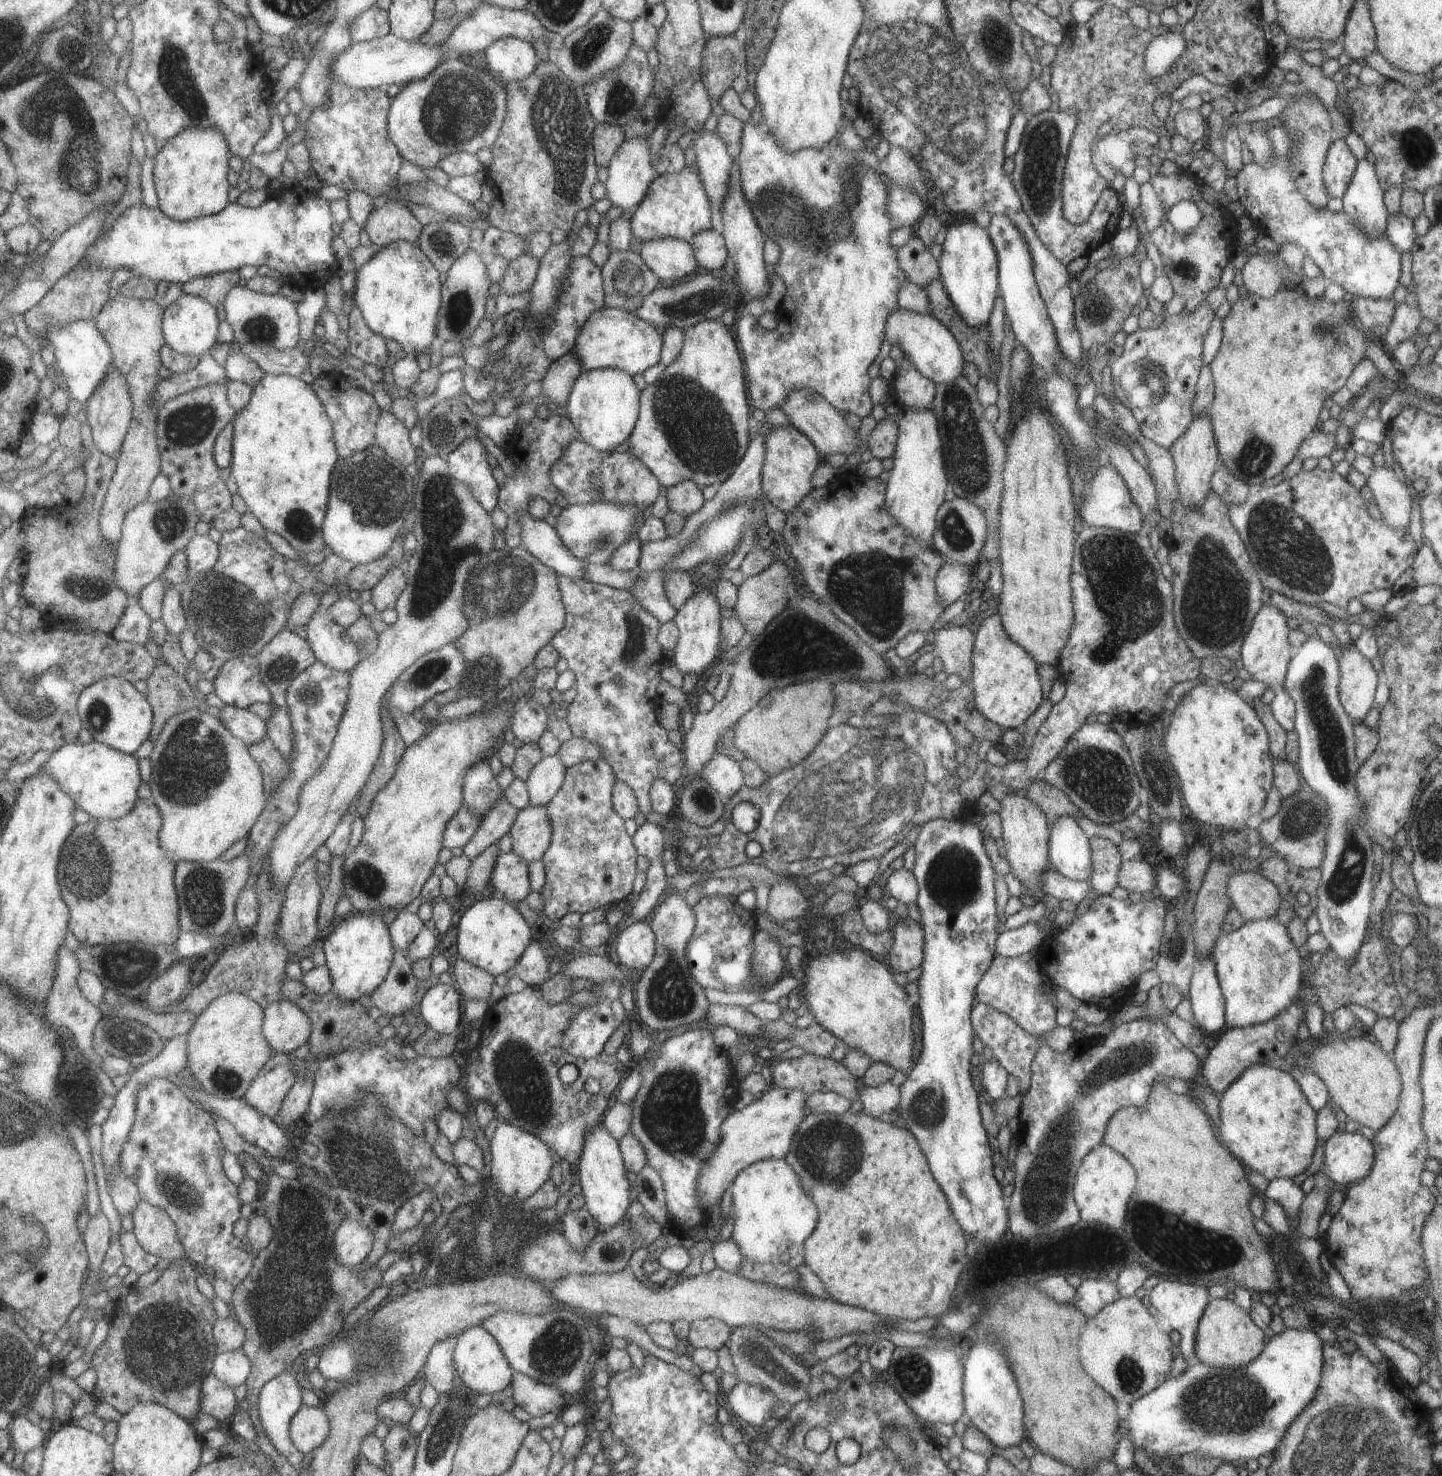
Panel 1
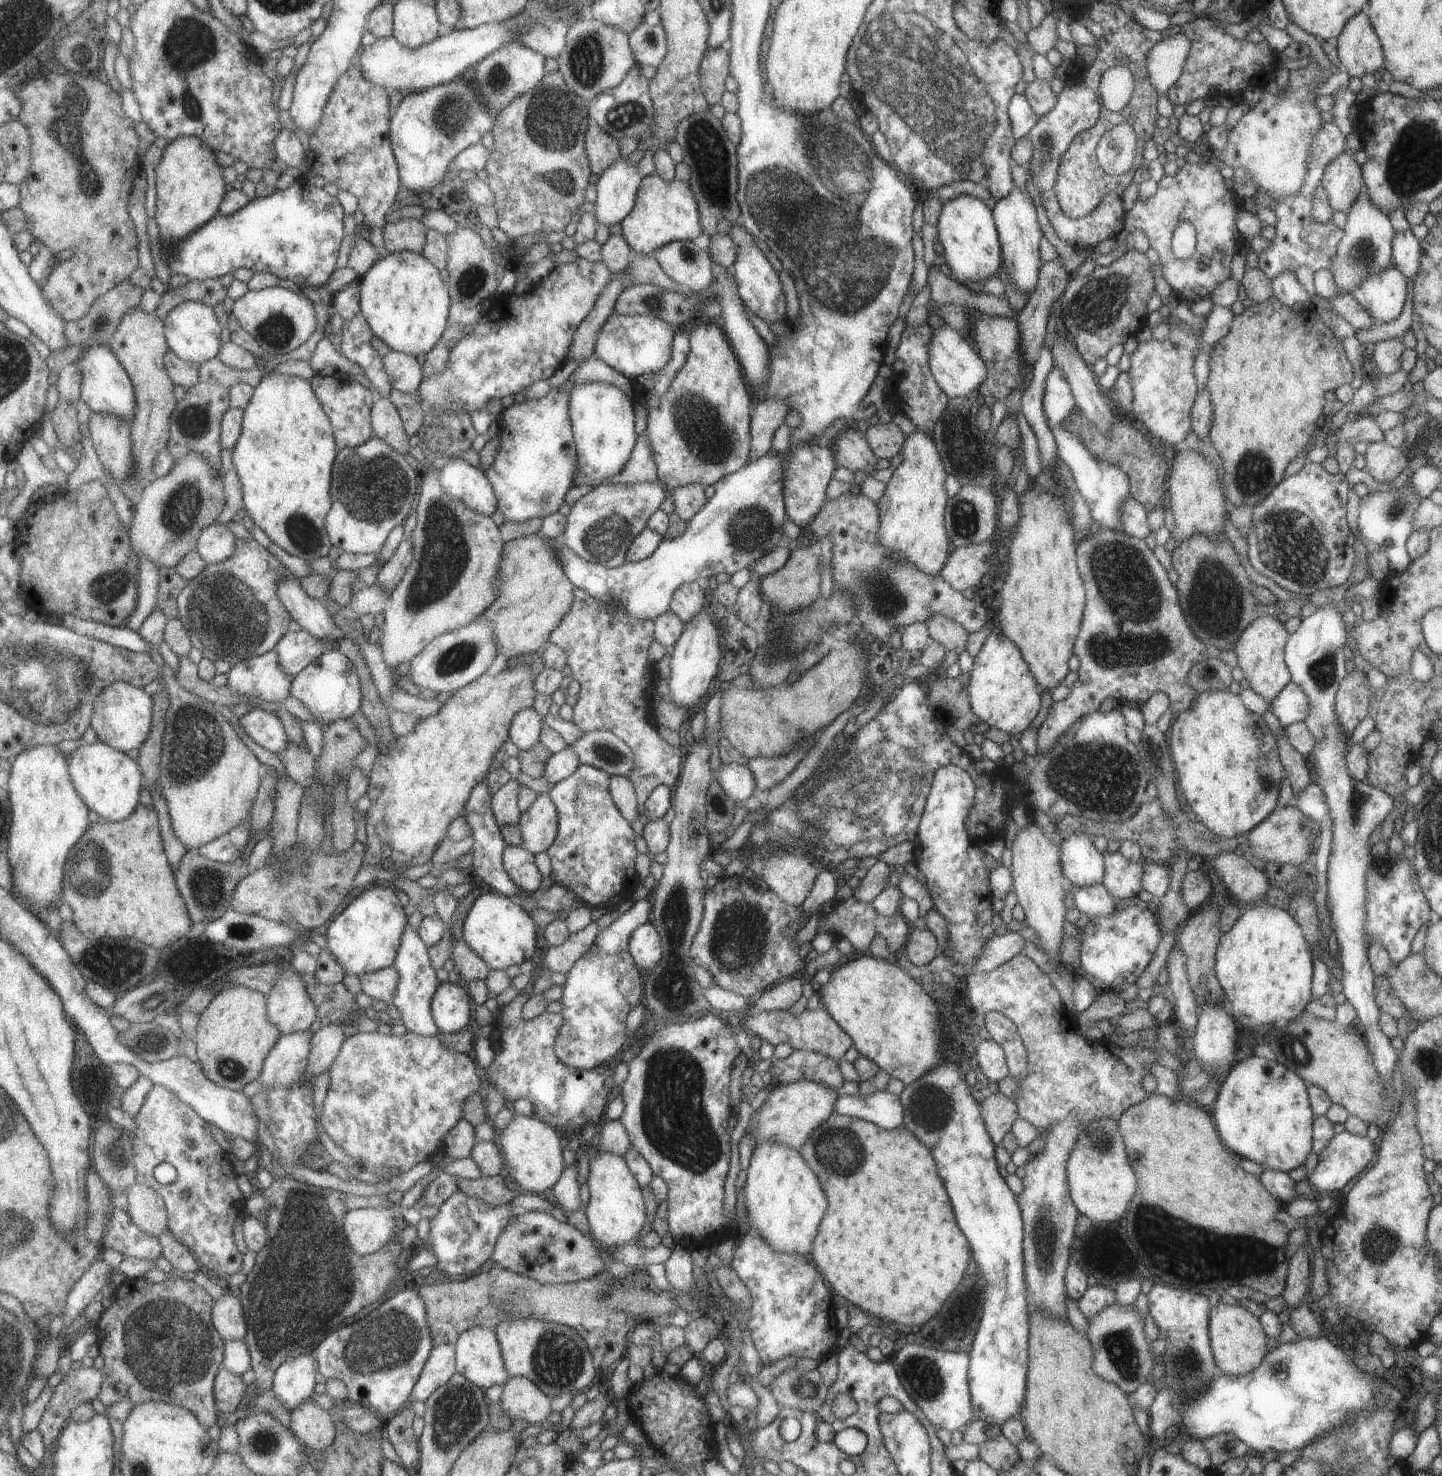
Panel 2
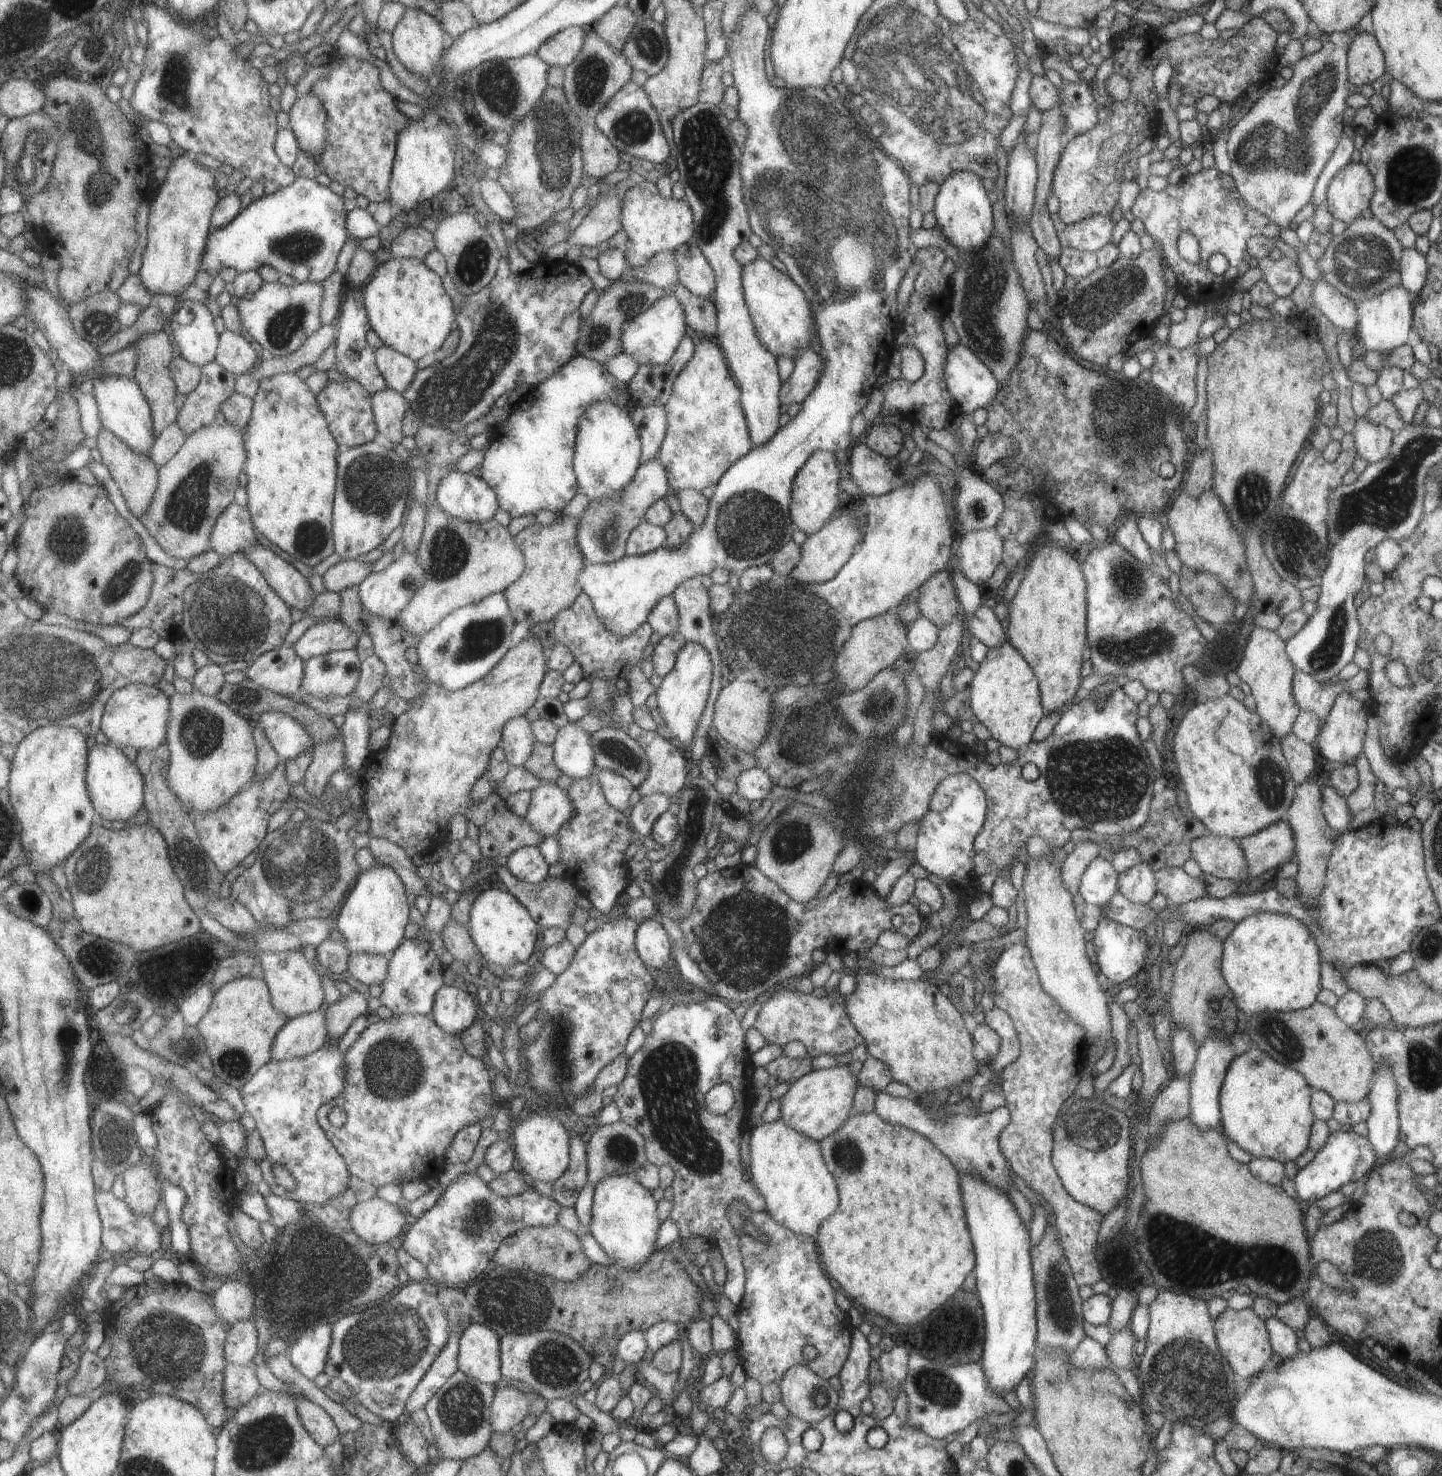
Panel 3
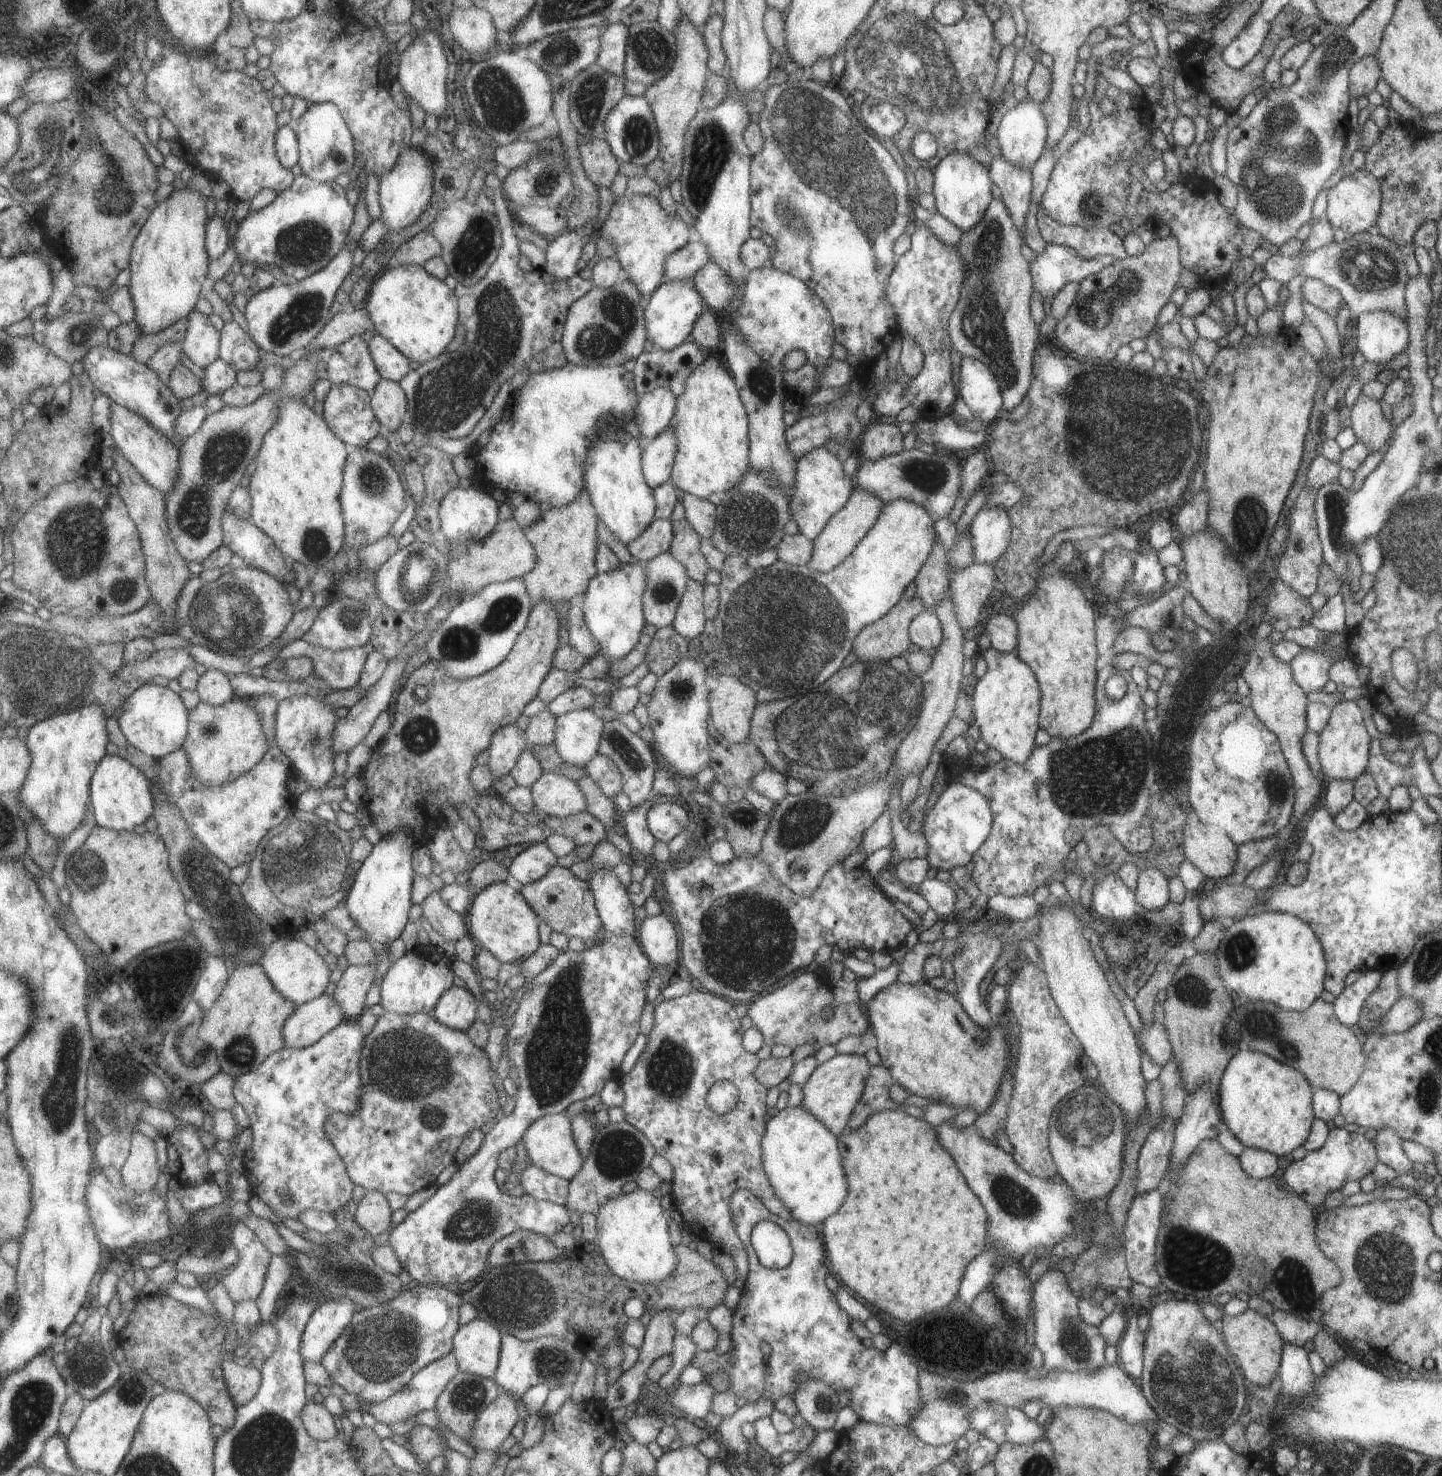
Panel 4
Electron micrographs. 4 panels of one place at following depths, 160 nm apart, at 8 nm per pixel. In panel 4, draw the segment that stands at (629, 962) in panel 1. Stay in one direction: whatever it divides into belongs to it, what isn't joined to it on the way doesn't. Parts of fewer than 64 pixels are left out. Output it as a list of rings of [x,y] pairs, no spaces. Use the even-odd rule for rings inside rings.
[[[661,914],[645,917],[637,924],[637,943],[654,965],[664,966],[677,958],[677,934],[673,925]]]

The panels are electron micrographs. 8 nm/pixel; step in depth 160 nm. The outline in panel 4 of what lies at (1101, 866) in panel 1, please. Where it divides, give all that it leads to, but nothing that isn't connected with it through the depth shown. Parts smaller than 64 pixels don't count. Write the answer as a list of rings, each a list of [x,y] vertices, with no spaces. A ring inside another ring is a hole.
[[[1151,867],[1138,871],[1134,886],[1134,899],[1146,911],[1159,910],[1169,902],[1167,877],[1157,868]]]

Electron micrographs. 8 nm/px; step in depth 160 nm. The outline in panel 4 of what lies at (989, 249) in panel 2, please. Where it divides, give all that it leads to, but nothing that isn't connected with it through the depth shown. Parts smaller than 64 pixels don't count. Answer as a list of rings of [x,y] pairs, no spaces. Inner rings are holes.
[[[955,151],[942,158],[932,173],[932,195],[936,212],[947,218],[961,232],[972,229],[981,220],[985,209],[993,199],[988,169],[963,151]]]

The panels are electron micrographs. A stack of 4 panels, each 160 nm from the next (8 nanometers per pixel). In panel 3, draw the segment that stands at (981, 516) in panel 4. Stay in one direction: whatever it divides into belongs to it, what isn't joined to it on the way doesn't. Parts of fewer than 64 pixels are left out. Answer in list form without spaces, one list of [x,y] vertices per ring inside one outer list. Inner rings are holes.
[[[997,528],[965,532],[957,546],[957,568],[976,586],[986,583],[1001,563],[1003,538]]]

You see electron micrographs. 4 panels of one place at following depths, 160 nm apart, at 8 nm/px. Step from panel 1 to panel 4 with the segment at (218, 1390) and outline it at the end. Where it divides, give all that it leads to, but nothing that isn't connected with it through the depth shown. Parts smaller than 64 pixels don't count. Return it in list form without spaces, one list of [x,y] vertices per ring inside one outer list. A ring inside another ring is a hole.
[[[231,1358],[223,1363],[224,1373],[228,1380],[229,1392],[238,1407],[249,1402],[258,1392],[262,1385],[262,1371],[241,1366]]]

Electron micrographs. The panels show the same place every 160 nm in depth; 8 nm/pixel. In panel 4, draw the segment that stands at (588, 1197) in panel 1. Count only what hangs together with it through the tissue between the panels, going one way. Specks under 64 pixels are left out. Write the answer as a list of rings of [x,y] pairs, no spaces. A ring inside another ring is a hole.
[[[635,1189],[601,1199],[595,1215],[596,1242],[609,1272],[626,1281],[655,1283],[674,1270],[674,1248],[669,1243],[667,1220],[659,1199]]]

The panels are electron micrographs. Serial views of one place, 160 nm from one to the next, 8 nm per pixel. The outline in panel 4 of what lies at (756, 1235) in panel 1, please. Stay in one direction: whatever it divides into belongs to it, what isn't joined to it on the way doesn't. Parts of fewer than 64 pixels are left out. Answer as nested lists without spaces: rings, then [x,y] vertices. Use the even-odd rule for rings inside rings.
[[[800,1104],[797,1107],[785,1107],[764,1124],[760,1142],[763,1172],[776,1197],[789,1211],[790,1217],[802,1225],[814,1226],[823,1222],[830,1214],[837,1212],[848,1193],[837,1141],[838,1137],[833,1136],[818,1120],[801,1109]]]

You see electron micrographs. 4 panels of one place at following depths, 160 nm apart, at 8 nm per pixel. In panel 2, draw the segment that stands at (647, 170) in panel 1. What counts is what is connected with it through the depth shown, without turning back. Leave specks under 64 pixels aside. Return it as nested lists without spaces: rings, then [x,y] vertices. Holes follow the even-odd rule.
[[[627,157],[616,158],[603,170],[596,182],[596,210],[593,216],[596,218],[597,226],[602,224],[607,228],[620,220],[633,208],[636,194],[643,180],[643,176],[637,173],[636,164],[629,164]]]

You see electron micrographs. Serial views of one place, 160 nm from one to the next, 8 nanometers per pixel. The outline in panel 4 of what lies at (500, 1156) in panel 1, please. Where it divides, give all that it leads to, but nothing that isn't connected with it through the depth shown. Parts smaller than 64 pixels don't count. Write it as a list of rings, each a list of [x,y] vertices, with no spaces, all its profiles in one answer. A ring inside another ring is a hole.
[[[563,1112],[552,1115],[545,1115],[533,1121],[519,1140],[524,1146],[531,1165],[541,1167],[550,1175],[570,1181],[580,1169],[582,1158],[573,1142],[570,1129],[570,1120],[565,1118]]]

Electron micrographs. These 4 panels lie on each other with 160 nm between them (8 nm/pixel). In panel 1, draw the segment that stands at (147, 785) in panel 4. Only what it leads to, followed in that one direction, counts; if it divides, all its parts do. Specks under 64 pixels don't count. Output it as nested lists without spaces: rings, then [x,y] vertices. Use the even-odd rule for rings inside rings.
[[[91,740],[89,743],[81,741],[71,744],[65,744],[60,749],[52,752],[48,761],[41,768],[46,773],[53,775],[57,782],[63,787],[63,790],[73,798],[76,806],[84,810],[90,818],[93,819],[120,819],[131,814],[136,809],[137,790],[141,786],[141,770],[139,770],[139,760],[131,753],[117,750],[112,746]]]

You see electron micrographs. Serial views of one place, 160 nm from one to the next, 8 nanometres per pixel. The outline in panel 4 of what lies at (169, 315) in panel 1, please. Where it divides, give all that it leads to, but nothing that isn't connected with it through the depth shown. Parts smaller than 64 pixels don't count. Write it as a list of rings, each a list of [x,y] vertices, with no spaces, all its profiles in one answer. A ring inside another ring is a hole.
[[[196,308],[188,314],[187,334],[183,351],[188,358],[201,368],[206,369],[220,357],[221,333],[205,315]]]

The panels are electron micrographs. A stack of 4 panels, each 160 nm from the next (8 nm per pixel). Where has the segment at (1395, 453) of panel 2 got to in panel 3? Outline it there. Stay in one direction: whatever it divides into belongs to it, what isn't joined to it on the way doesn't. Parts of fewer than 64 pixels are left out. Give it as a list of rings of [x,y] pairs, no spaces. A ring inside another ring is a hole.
[[[1356,416],[1352,431],[1355,450],[1367,463],[1379,462],[1389,455],[1392,432],[1382,425],[1375,426],[1365,420],[1365,416]]]

